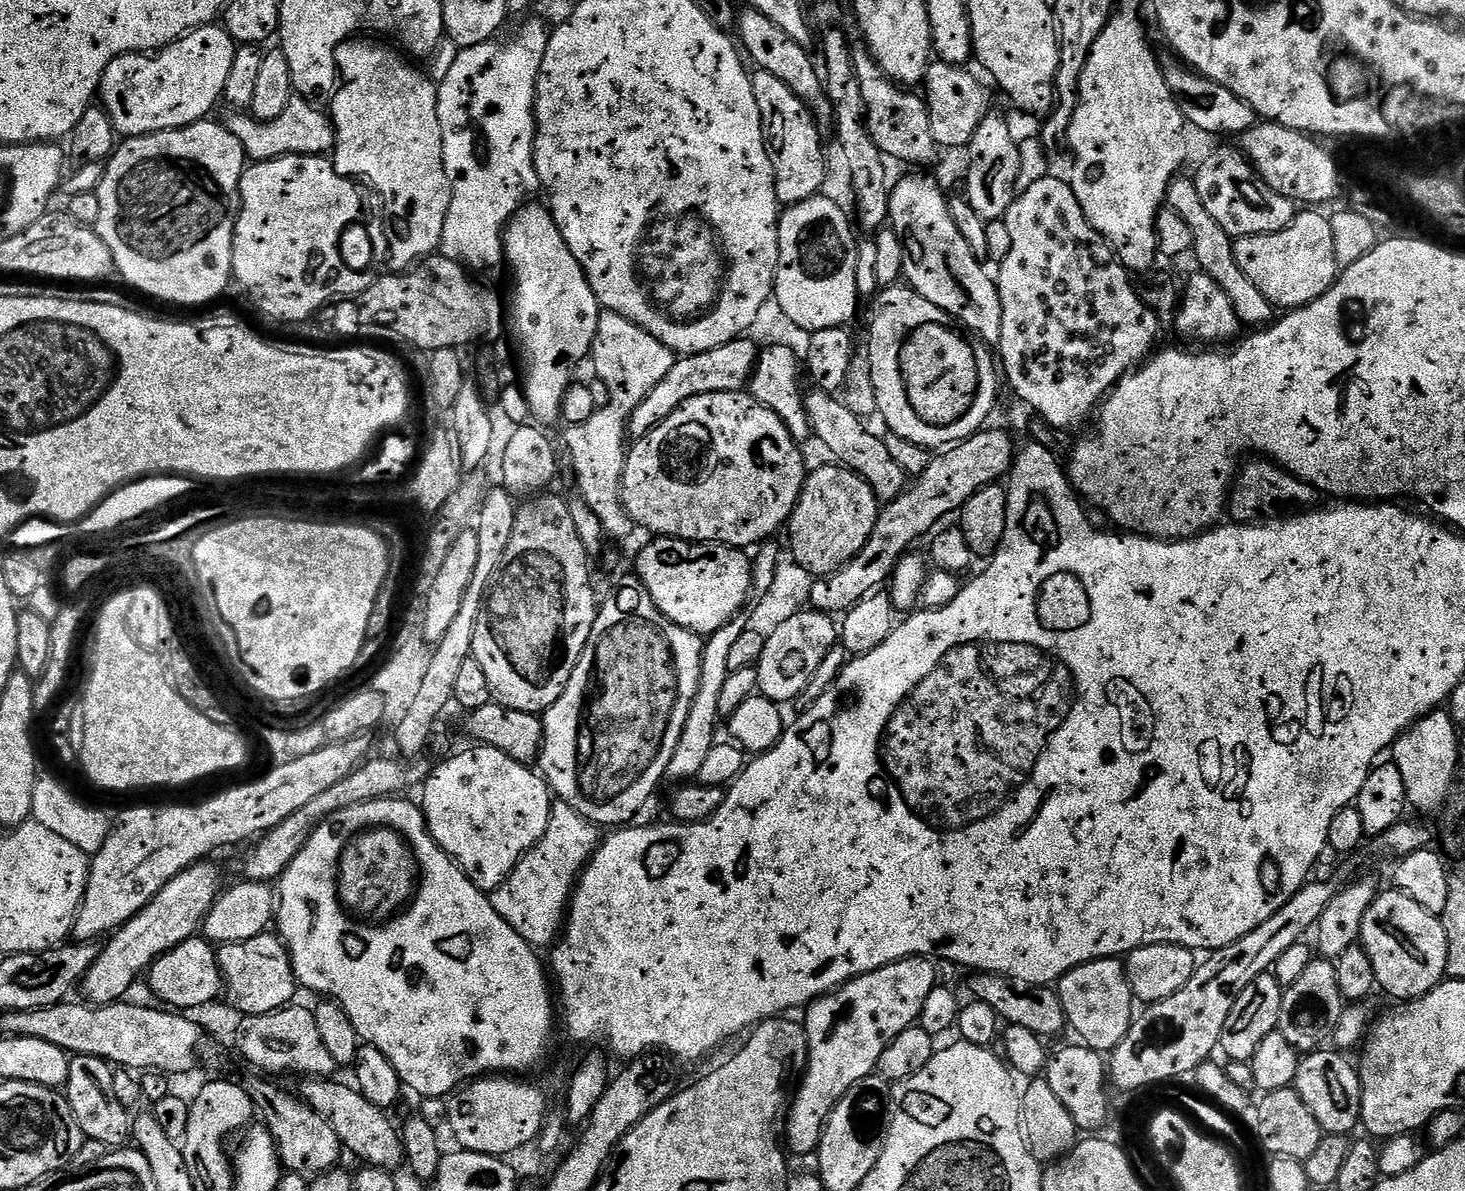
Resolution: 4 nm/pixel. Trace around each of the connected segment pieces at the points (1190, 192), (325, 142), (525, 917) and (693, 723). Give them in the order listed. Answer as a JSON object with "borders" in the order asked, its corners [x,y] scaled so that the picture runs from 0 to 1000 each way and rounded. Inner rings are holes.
{"borders":[[[[808,146],[803,147],[797,158],[796,171],[797,174],[803,177],[804,183],[807,183],[807,186],[810,186],[810,190],[812,190],[813,214],[816,215],[816,224],[818,228],[823,228],[826,233],[829,233],[829,237],[831,237],[831,240],[834,240],[834,243],[837,243],[838,249],[840,249],[840,254],[842,257],[842,264],[845,264],[847,273],[855,277],[859,277],[869,271],[870,257],[864,250],[864,247],[861,247],[861,243],[859,243],[859,240],[856,240],[856,237],[853,237],[853,233],[851,233],[848,223],[845,223],[842,200],[837,193],[834,193],[834,190],[831,190],[831,186],[829,186],[828,181],[824,178],[820,166],[818,166],[816,152],[812,149],[810,151]]],[[[200,80],[197,92],[190,99],[180,102],[169,96],[161,96],[154,101],[154,106],[165,119],[167,132],[173,135],[189,134],[191,131],[221,131],[229,123],[229,108],[223,93],[218,94],[214,85]]],[[[377,674],[377,686],[374,691],[373,700],[357,719],[347,738],[334,751],[337,764],[340,764],[341,770],[348,777],[351,777],[351,781],[354,781],[354,784],[360,793],[369,798],[379,793],[386,775],[388,760],[390,755],[393,740],[396,738],[397,732],[399,731],[399,728],[401,726],[401,723],[406,717],[410,704],[410,696],[404,689],[401,688],[397,683],[395,683],[388,675]]],[[[506,514],[502,517],[497,524],[494,524],[481,538],[480,556],[478,560],[477,579],[474,583],[474,588],[472,593],[472,598],[469,601],[468,610],[466,610],[466,618],[463,620],[463,627],[460,630],[460,635],[457,638],[457,643],[455,644],[455,652],[461,654],[461,657],[470,657],[474,654],[485,630],[489,622],[489,611],[491,597],[490,586],[492,585],[493,575],[497,568],[498,551],[499,543],[504,539],[504,536],[509,531],[509,522],[511,522],[511,515]]]]}

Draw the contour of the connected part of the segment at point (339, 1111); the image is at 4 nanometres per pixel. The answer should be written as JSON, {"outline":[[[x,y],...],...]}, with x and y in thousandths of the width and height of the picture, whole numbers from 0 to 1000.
{"outline":[[[210,905],[203,914],[203,920],[228,947],[233,961],[238,964],[249,978],[263,982],[270,982],[276,976],[276,959],[274,951],[265,941],[266,935],[255,929],[240,909],[231,910],[229,905]]]}

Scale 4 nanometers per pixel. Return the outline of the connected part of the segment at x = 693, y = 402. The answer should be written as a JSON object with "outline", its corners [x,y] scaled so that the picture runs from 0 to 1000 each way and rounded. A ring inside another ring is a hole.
{"outline":[[[513,328],[491,329],[490,331],[479,331],[471,334],[457,351],[455,351],[441,368],[437,368],[431,374],[429,387],[426,392],[426,404],[423,409],[423,417],[426,419],[426,427],[429,430],[432,441],[443,443],[448,451],[458,450],[460,453],[470,453],[472,457],[495,457],[496,460],[506,462],[513,461],[513,457],[518,458],[528,453],[532,442],[540,437],[543,422],[549,411],[550,395],[549,396],[549,383],[546,380],[547,374],[539,364],[539,361],[522,339],[518,339],[513,333]]]}

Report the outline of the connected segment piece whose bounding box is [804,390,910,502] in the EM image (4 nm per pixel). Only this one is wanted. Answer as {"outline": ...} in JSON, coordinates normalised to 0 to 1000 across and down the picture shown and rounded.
{"outline":[[[554,327],[554,330],[552,328],[549,332],[549,343],[552,346],[554,365],[558,366],[562,372],[563,378],[571,385],[569,387],[571,390],[588,400],[597,411],[599,421],[612,420],[618,410],[620,409],[621,400],[608,382],[604,367],[597,366],[592,359],[592,356],[578,343],[575,335],[571,334],[567,329]]]}

